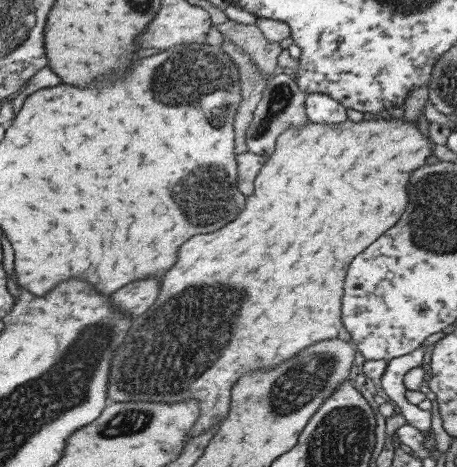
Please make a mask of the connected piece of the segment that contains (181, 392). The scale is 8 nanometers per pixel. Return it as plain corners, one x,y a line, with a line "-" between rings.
346,119
344,122
331,125
316,124
309,121
301,127
294,127
285,130
276,139
274,152
267,157
264,166
258,171
254,181
253,193
245,197
245,207
239,215
228,224
225,224
217,231
210,234
198,234
182,244
178,252
176,264
164,274
162,288
158,300
150,308
136,317
130,327
130,334
116,350
116,356
112,358
110,368
110,382
108,382
108,396
116,402
128,402
128,400
146,400
146,402
178,402
178,400
190,400
196,398
202,406
202,414
196,422
196,426
190,430
190,438
202,434
202,430
208,430
210,426
224,420
230,408
230,390
236,384
236,380
258,368
272,368
278,366
285,360
292,359
304,350
308,345
315,342
325,341
338,336
344,324
341,319
341,300
344,294
344,276
348,270
348,264
358,256
364,248
368,248
378,236
382,236
386,230
400,220
407,207
408,190
406,184
412,174
412,170
422,168
426,165
428,156
433,154
433,142
424,136
418,129
418,124
403,119
362,119
360,122
353,122

